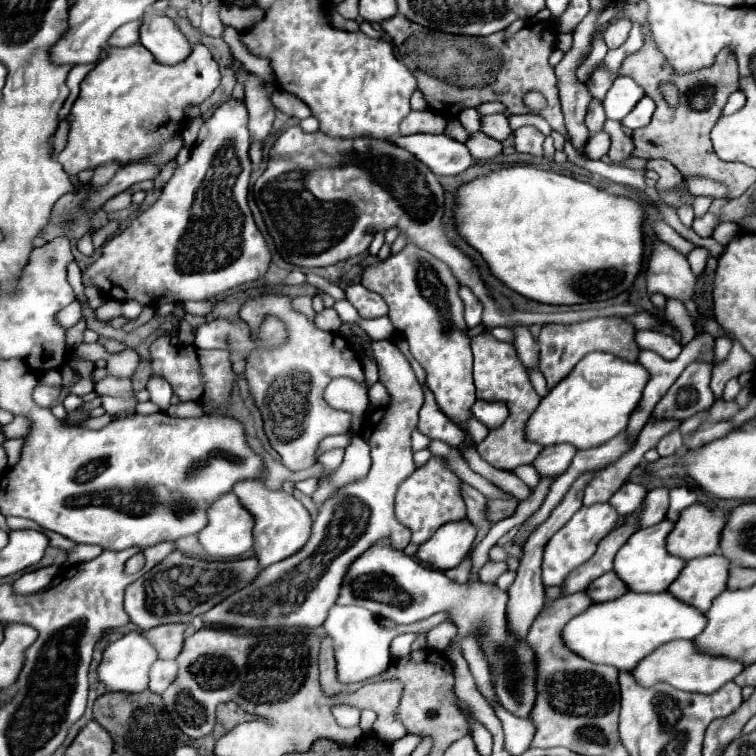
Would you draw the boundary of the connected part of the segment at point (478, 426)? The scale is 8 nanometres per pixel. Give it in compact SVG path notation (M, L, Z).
M470 419L470 421L468 421L468 425L470 425L470 431L474 429L474 431L472 431L472 435L474 435L474 441L476 441L476 443L480 443L480 441L488 435L488 427L486 427L484 423L480 423L478 419Z

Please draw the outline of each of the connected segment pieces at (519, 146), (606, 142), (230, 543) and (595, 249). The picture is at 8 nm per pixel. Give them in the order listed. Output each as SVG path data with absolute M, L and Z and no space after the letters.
M520 127L514 131L516 151L530 155L544 155L544 135L536 127Z
M598 133L598 135L592 135L588 145L586 145L586 153L590 159L600 159L602 155L606 155L610 149L610 135L608 133Z
M234 493L222 495L208 509L208 525L198 533L198 539L208 557L216 561L240 559L252 549L252 515L240 505L240 499Z
M528 165L502 167L462 185L454 195L454 221L460 237L484 257L498 281L538 303L576 305L610 299L634 283L642 265L644 209L640 203Z

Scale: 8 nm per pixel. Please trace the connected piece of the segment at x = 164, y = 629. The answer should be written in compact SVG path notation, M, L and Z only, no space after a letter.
M172 623L172 625L158 625L144 633L148 641L152 641L152 647L158 653L158 659L174 659L180 653L182 639L184 639L186 625Z

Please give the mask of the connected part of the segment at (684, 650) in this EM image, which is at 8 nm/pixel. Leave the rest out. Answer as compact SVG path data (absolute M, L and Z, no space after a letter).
M670 641L668 645L654 649L650 657L644 657L644 661L640 661L640 665L636 665L636 669L632 669L630 673L636 677L636 683L644 685L644 687L664 681L668 685L674 685L680 691L712 693L712 691L720 689L724 683L732 681L742 669L744 669L744 665L740 661L730 661L726 657L712 657L712 655L696 653L692 641Z

